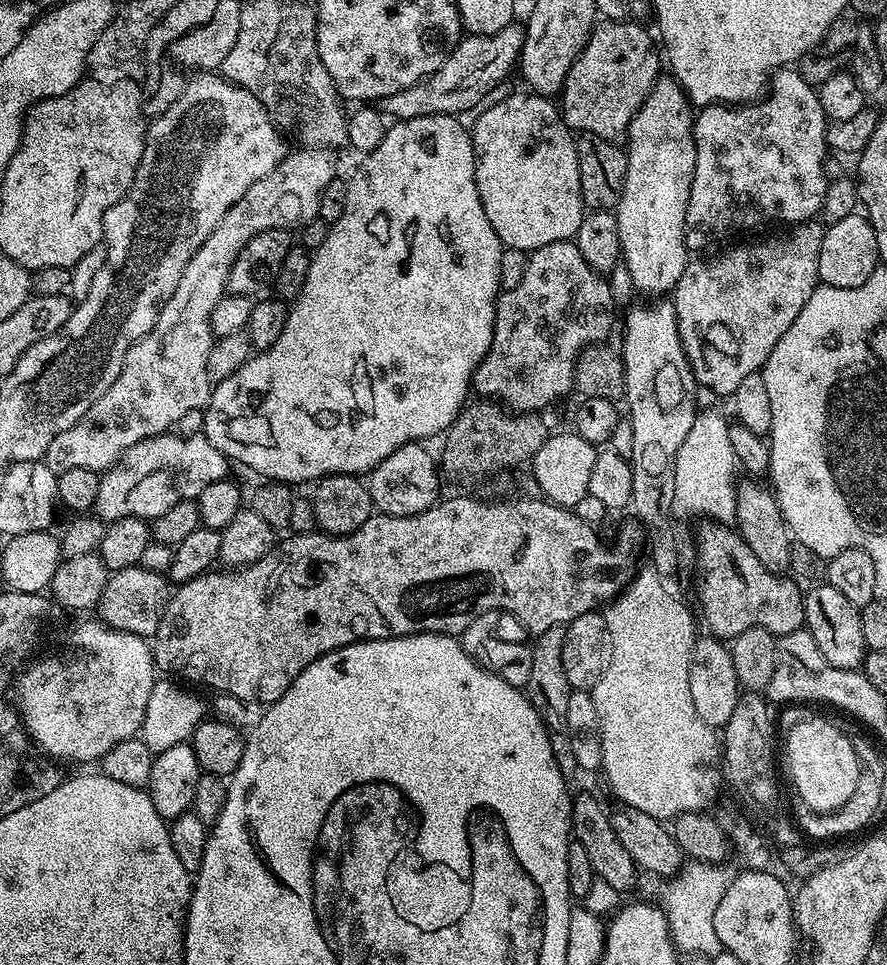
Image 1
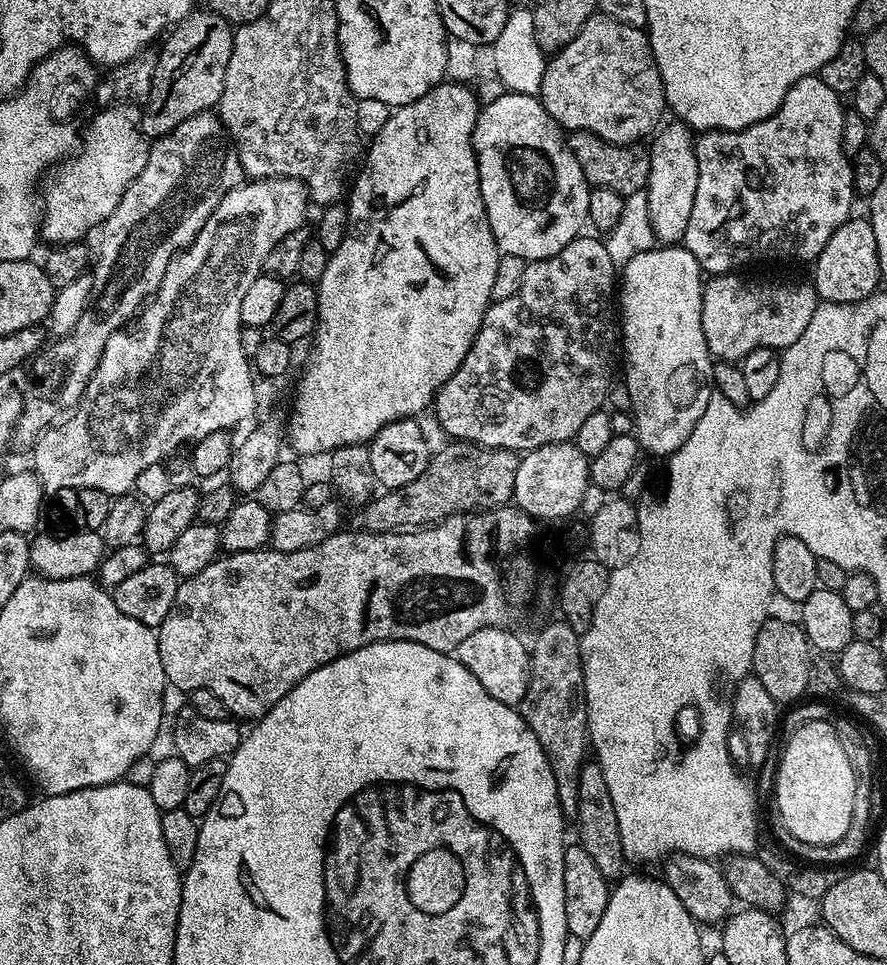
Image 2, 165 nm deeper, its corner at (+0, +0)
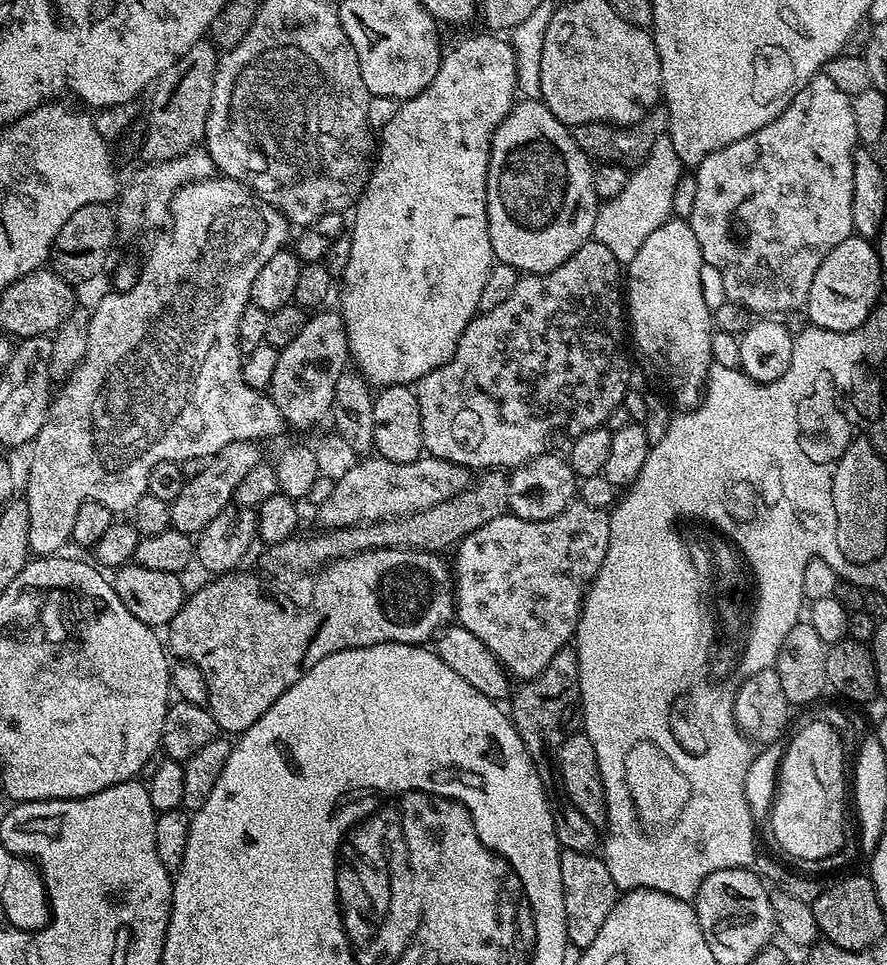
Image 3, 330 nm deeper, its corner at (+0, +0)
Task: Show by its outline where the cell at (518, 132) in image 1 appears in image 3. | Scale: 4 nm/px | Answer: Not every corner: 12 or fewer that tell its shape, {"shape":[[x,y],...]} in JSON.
{"shape":[[543,100],[488,152],[493,257],[549,272],[592,239],[593,161]]}

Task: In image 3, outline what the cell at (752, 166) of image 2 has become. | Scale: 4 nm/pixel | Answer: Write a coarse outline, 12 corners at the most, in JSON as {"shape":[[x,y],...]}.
{"shape":[[817,74],[694,169],[731,303],[807,305],[853,235],[852,97]]}

